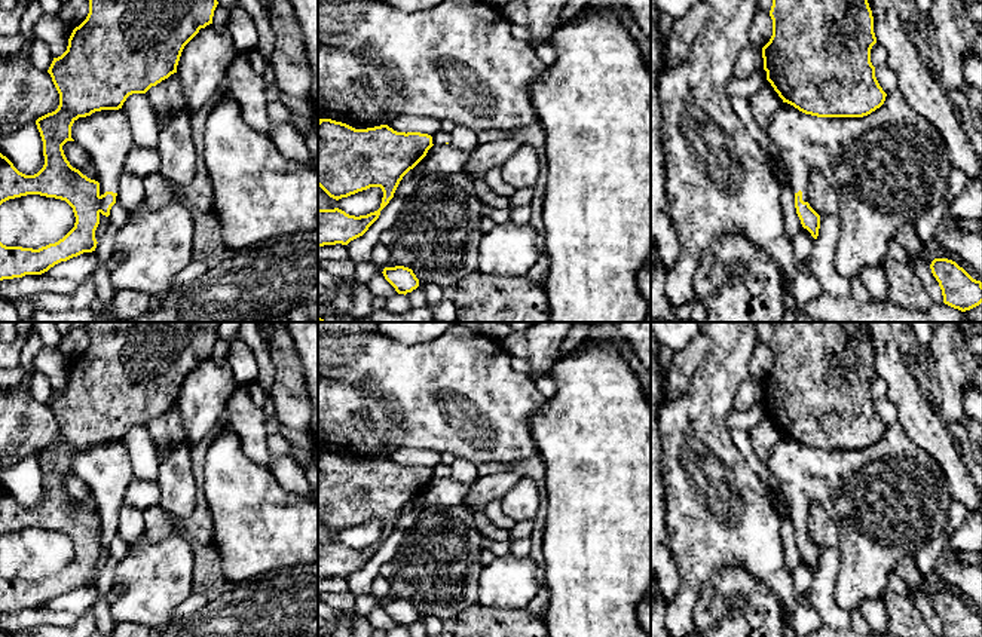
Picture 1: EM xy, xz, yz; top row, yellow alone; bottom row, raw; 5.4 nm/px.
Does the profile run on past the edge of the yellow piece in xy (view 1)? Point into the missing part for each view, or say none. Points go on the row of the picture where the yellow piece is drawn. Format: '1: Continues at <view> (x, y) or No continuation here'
1: No continuation here

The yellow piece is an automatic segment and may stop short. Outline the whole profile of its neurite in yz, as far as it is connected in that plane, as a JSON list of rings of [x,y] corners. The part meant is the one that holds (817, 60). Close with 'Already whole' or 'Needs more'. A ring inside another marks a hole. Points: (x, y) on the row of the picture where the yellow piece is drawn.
[[[773,0],[770,16],[773,36],[762,48],[764,70],[783,102],[817,117],[863,117],[884,104],[887,94],[871,62],[877,37],[868,0]]]. Already whole

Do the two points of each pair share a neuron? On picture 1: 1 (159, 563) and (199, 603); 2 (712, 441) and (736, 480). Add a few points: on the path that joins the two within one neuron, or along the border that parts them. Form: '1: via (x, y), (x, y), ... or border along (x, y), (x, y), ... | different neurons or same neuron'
1: border along (192, 591), (174, 611), (173, 618) | different neurons
2: via (712, 450), (712, 456), (727, 471) | same neuron

